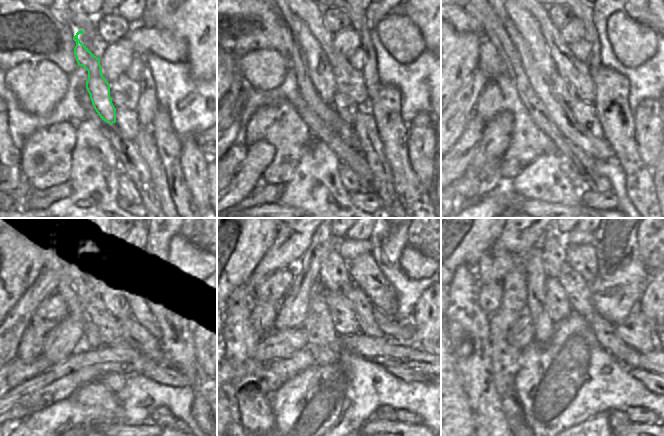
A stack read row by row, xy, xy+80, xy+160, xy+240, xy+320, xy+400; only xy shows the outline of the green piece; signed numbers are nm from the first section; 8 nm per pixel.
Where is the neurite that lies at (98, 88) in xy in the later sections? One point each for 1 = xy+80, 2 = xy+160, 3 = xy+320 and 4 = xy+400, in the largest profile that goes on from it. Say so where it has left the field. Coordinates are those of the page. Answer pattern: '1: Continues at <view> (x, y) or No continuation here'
1: Continues at xy+80 (320, 72)
2: Continues at xy+160 (527, 25)
3: No continuation here
4: No continuation here

